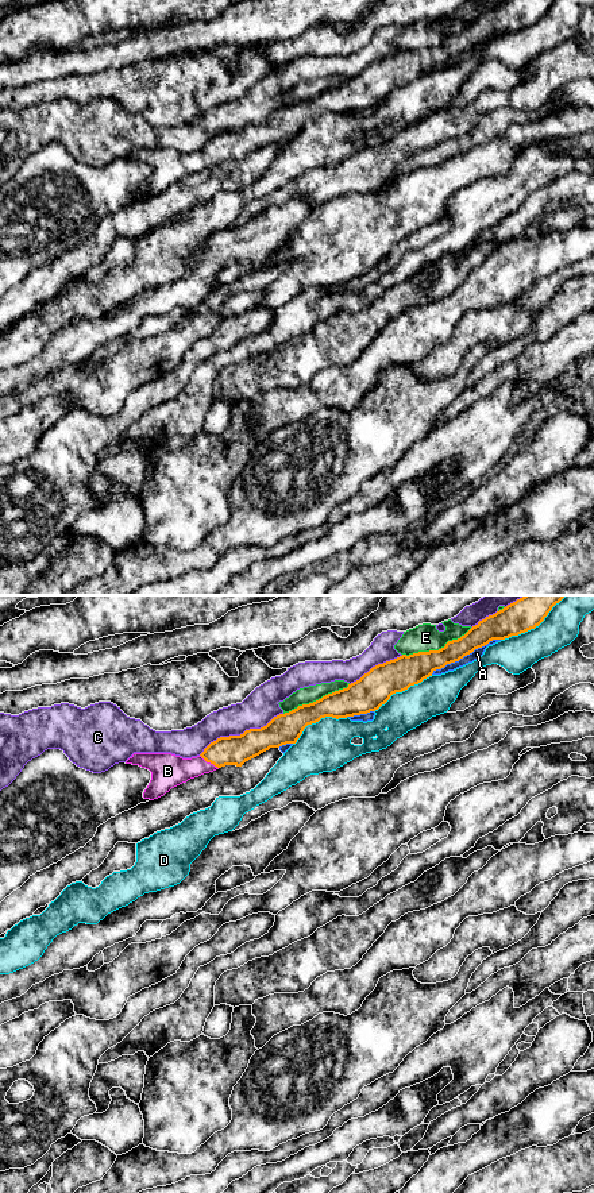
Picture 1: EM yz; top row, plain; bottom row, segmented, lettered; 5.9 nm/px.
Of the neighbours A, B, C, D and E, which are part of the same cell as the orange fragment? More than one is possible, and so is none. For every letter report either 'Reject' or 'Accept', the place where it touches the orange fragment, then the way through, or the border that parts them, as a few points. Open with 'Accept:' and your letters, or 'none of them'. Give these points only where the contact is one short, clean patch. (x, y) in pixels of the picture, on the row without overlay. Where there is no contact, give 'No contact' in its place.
Accept: B
A: Reject. Touches orange at yz (465, 50)
B: Accept. Touches orange at yz (209, 157). Path across: yz (235, 145), (220, 147), (209, 157), (192, 163), (169, 166)
C: Reject. Touches orange at yz (240, 130)
D: Reject. Touches orange at yz (317, 116)
E: Reject. Touches orange at yz (436, 46)

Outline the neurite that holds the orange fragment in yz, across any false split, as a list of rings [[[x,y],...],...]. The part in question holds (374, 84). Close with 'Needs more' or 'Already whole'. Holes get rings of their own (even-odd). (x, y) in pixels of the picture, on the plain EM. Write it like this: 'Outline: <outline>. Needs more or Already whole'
Outline: [[[508,0],[472,22],[464,31],[448,36],[439,46],[402,50],[373,62],[347,84],[321,94],[298,101],[274,112],[261,124],[240,131],[220,132],[192,154],[171,148],[134,148],[126,159],[139,161],[151,167],[143,188],[144,194],[158,194],[171,184],[225,161],[242,162],[270,143],[296,139],[308,120],[321,113],[347,113],[378,105],[396,88],[432,72],[436,65],[459,57],[493,35],[505,35],[539,22],[555,0]]]. Needs more

